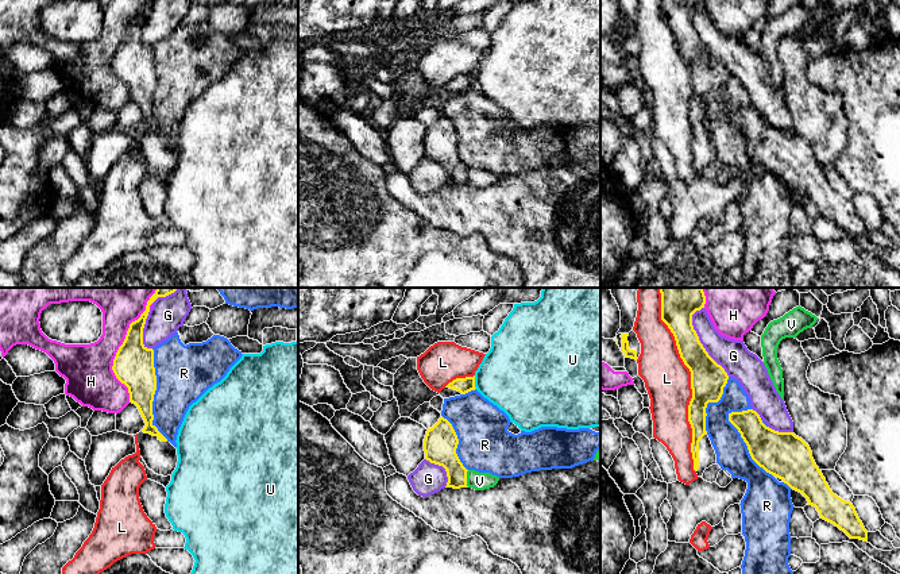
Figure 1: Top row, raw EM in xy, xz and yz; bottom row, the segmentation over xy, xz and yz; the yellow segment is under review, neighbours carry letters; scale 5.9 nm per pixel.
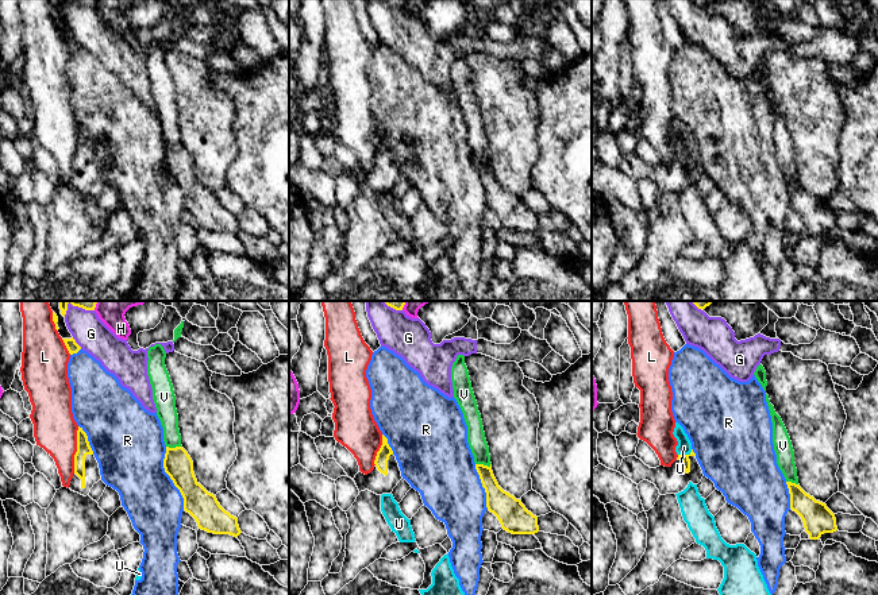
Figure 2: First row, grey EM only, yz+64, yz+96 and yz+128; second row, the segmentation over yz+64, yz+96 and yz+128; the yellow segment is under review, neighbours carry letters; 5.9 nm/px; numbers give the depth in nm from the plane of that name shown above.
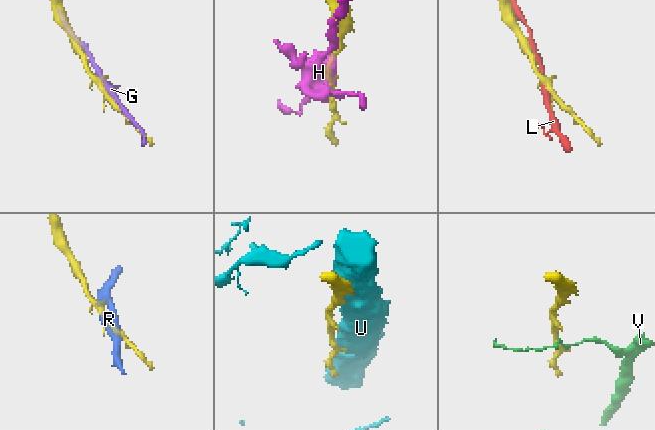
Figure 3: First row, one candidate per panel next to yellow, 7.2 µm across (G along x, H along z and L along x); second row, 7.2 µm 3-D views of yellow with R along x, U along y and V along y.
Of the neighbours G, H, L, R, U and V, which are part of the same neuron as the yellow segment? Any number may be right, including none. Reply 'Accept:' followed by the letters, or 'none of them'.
Accept: none of them

